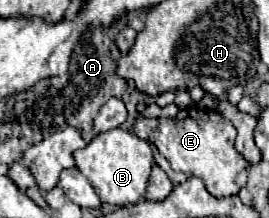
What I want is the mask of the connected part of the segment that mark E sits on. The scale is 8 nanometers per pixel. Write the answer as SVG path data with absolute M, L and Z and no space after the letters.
M184 108L176 118L138 118L134 122L134 134L156 146L160 160L166 160L168 164L164 172L174 184L182 184L190 176L198 176L204 180L206 190L216 198L234 196L246 186L250 162L234 148L236 128L214 110L204 112L200 108Z

